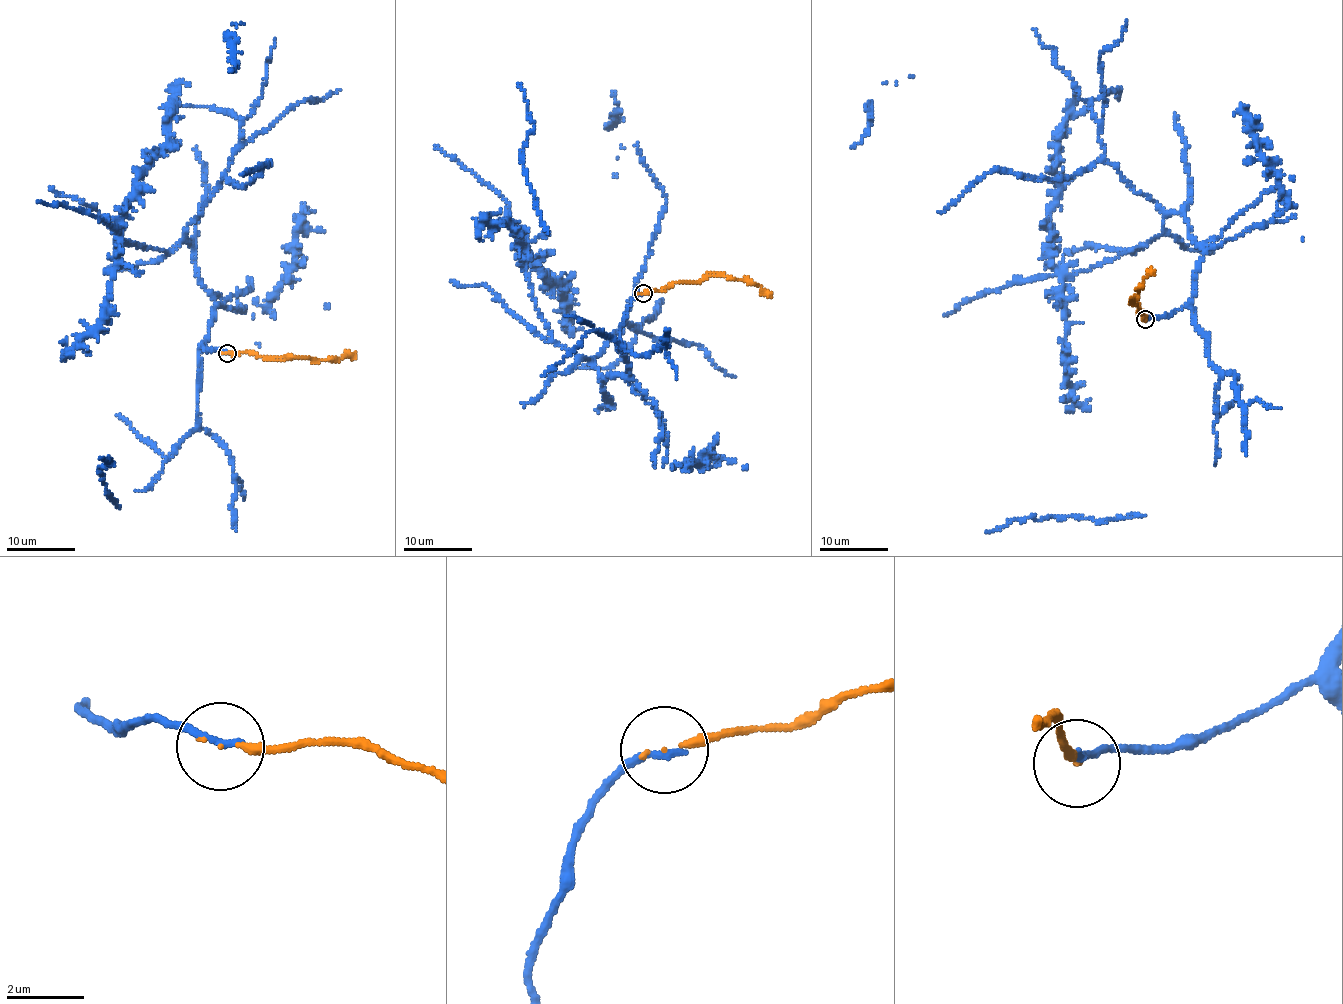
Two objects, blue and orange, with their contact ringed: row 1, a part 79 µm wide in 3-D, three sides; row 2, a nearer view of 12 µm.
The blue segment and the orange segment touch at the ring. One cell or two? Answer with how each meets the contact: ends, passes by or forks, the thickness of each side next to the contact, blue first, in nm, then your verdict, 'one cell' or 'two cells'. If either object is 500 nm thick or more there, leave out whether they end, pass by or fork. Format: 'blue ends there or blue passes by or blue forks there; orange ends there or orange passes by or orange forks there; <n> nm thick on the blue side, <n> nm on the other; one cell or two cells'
blue ends there; orange ends there; 200 nm thick on the blue side, 170 nm on the other; one cell

